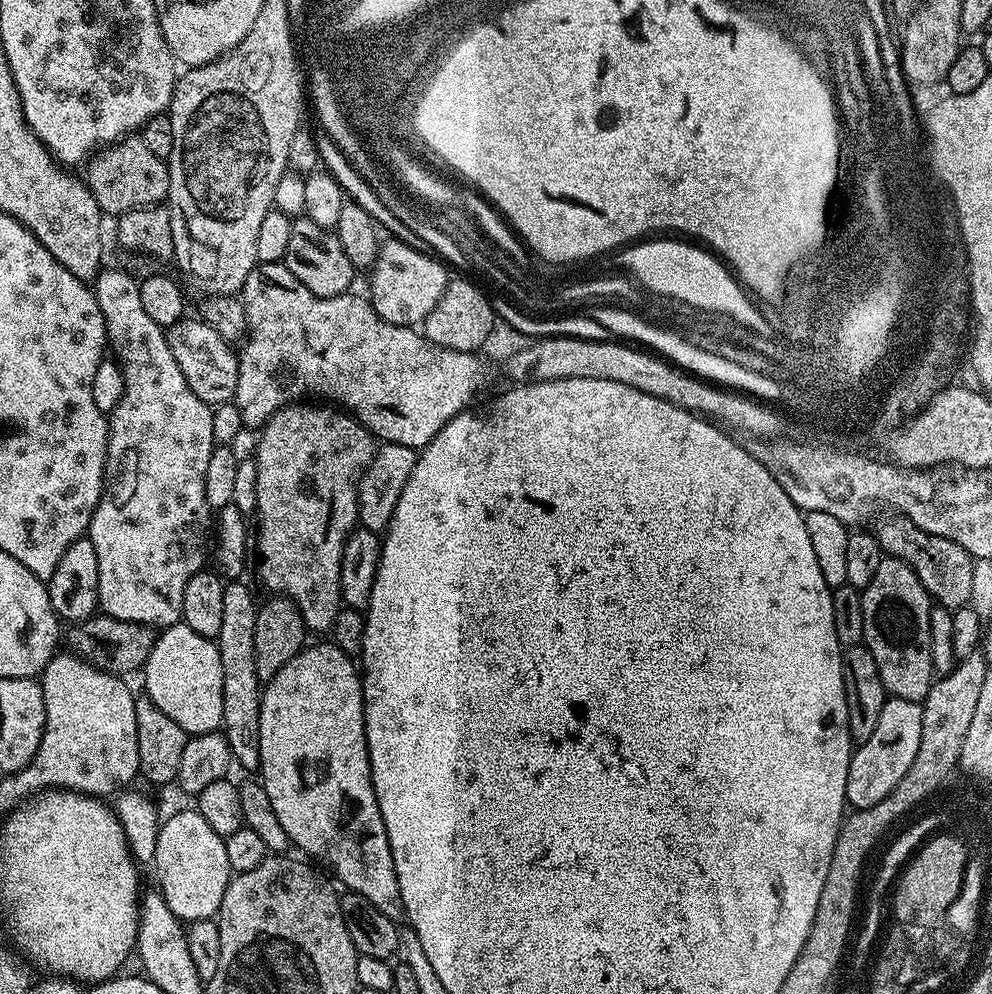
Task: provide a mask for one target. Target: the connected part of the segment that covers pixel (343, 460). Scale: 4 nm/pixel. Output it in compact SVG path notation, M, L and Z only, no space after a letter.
M297 402L287 404L284 408L279 408L274 415L268 419L268 423L263 425L260 441L256 444L254 459L257 466L257 506L254 513L255 519L260 519L260 576L264 579L264 584L268 588L273 588L273 593L287 596L297 606L304 619L305 629L309 633L324 632L331 629L342 607L340 598L340 563L342 562L342 546L346 538L351 534L352 529L357 527L358 502L356 501L356 486L361 472L367 468L372 455L376 453L377 441L371 432L356 419L355 416L341 410L336 406L329 406L324 402Z

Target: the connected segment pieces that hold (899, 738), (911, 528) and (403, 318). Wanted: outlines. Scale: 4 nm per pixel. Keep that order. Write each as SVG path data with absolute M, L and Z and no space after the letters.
M885 699L878 726L874 726L874 734L870 734L870 738L862 741L852 753L846 778L847 803L859 810L882 802L882 798L886 798L886 794L890 794L890 790L902 782L902 774L910 770L914 754L918 754L918 742L922 742L921 705L915 700Z
M899 514L891 517L878 531L881 549L887 555L896 556L906 562L918 574L922 586L928 595L941 608L955 610L963 608L972 596L972 587L976 584L976 572L972 569L974 557L958 542L950 542L946 538L931 536L926 530L914 526L905 516Z
M395 238L386 240L385 244L383 241L379 245L375 265L370 272L372 308L391 324L423 325L426 314L438 306L438 298L446 290L450 279L449 269L435 255L424 256Z

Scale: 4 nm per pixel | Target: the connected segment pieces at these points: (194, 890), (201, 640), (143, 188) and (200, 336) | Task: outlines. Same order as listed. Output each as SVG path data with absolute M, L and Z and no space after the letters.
M197 810L176 812L157 827L154 868L160 883L158 891L181 922L213 919L219 913L222 894L226 894L228 881L234 875L226 858L224 837L215 833Z
M171 624L157 635L144 663L142 677L147 699L162 710L173 722L178 722L189 736L215 732L223 725L222 658L215 639L194 634L190 626Z
M139 135L125 136L111 146L99 149L87 161L86 183L92 197L98 202L101 213L118 218L124 212L135 208L147 208L150 204L167 201L170 178L165 160L158 158L151 150L146 150L146 142Z
M185 318L166 330L170 354L178 362L190 390L209 406L229 403L236 395L238 386L238 356L233 345L228 344L210 325L199 318Z

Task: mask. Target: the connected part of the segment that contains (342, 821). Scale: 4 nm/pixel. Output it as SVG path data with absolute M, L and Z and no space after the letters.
M335 643L316 644L305 646L300 652L274 674L272 680L263 685L262 695L260 697L260 767L258 769L259 779L262 781L266 794L270 794L270 806L274 806L274 818L282 822L282 830L286 830L289 841L296 844L305 852L305 857L313 861L321 860L338 879L345 885L347 891L362 894L382 914L386 914L390 919L399 921L404 916L404 907L402 906L402 894L398 890L398 874L394 870L394 858L390 854L390 842L386 838L386 826L382 822L382 814L378 810L378 798L374 794L372 785L372 771L370 770L370 758L368 757L368 743L366 742L366 730L364 729L364 685L362 683L361 673L354 665L353 657L336 647Z

